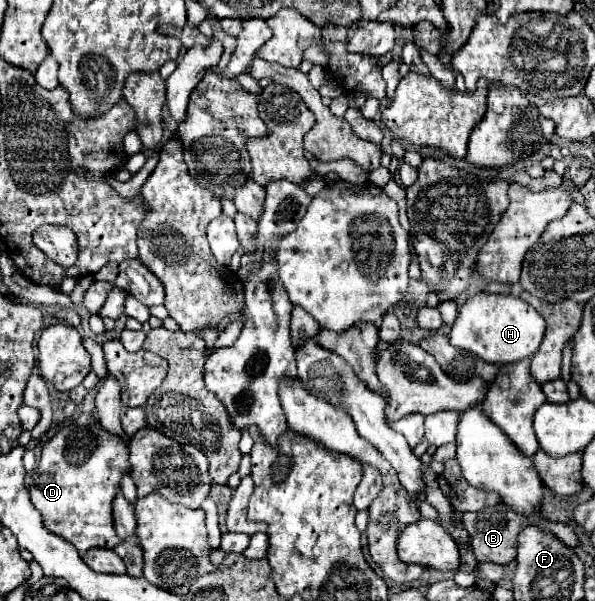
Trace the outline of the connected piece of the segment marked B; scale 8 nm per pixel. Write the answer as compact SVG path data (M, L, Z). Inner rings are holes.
M497 505L497 507L485 507L477 513L463 513L463 525L471 535L473 555L479 563L493 561L499 565L509 565L517 557L517 535L521 533L523 527L531 525L531 519L521 513L515 513L507 505Z

